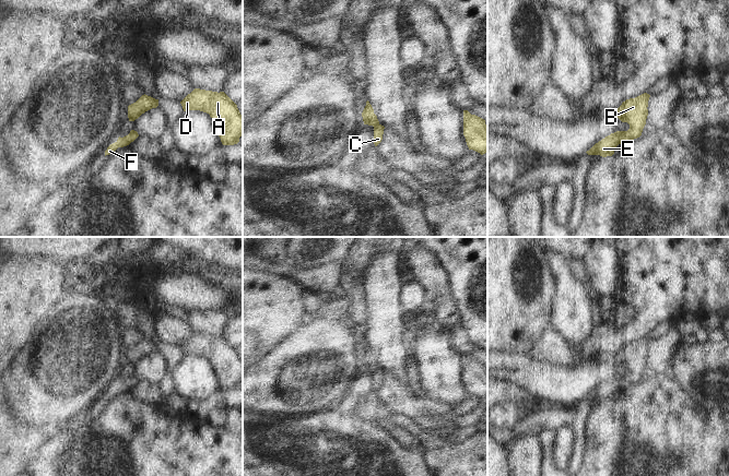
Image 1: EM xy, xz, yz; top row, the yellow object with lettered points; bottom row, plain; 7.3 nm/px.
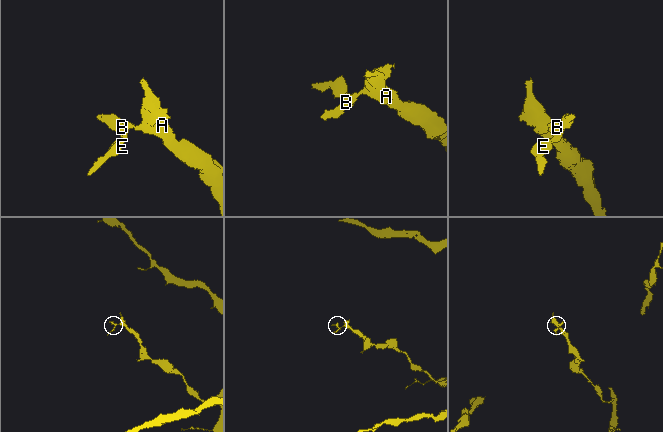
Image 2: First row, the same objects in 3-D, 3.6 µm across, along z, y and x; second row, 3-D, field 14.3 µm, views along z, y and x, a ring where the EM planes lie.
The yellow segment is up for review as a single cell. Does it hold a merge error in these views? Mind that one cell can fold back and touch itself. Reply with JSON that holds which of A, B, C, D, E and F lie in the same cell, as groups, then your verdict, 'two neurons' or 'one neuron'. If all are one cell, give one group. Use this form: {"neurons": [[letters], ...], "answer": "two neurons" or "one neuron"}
{"neurons": [["A", "B", "C", "D", "E", "F"]], "answer": "one neuron"}

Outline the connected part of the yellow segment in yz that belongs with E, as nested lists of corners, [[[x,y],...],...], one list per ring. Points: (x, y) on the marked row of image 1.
[[[644,93],[635,98],[630,98],[623,102],[613,115],[622,122],[627,122],[630,124],[630,129],[627,131],[616,131],[611,133],[596,143],[586,153],[588,155],[600,155],[602,157],[612,156],[614,154],[614,148],[619,144],[624,141],[639,138],[648,116],[647,107],[649,97],[649,94]]]

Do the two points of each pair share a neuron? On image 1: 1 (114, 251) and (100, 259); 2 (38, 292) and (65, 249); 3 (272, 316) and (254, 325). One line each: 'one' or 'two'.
1: one
2: two
3: two

